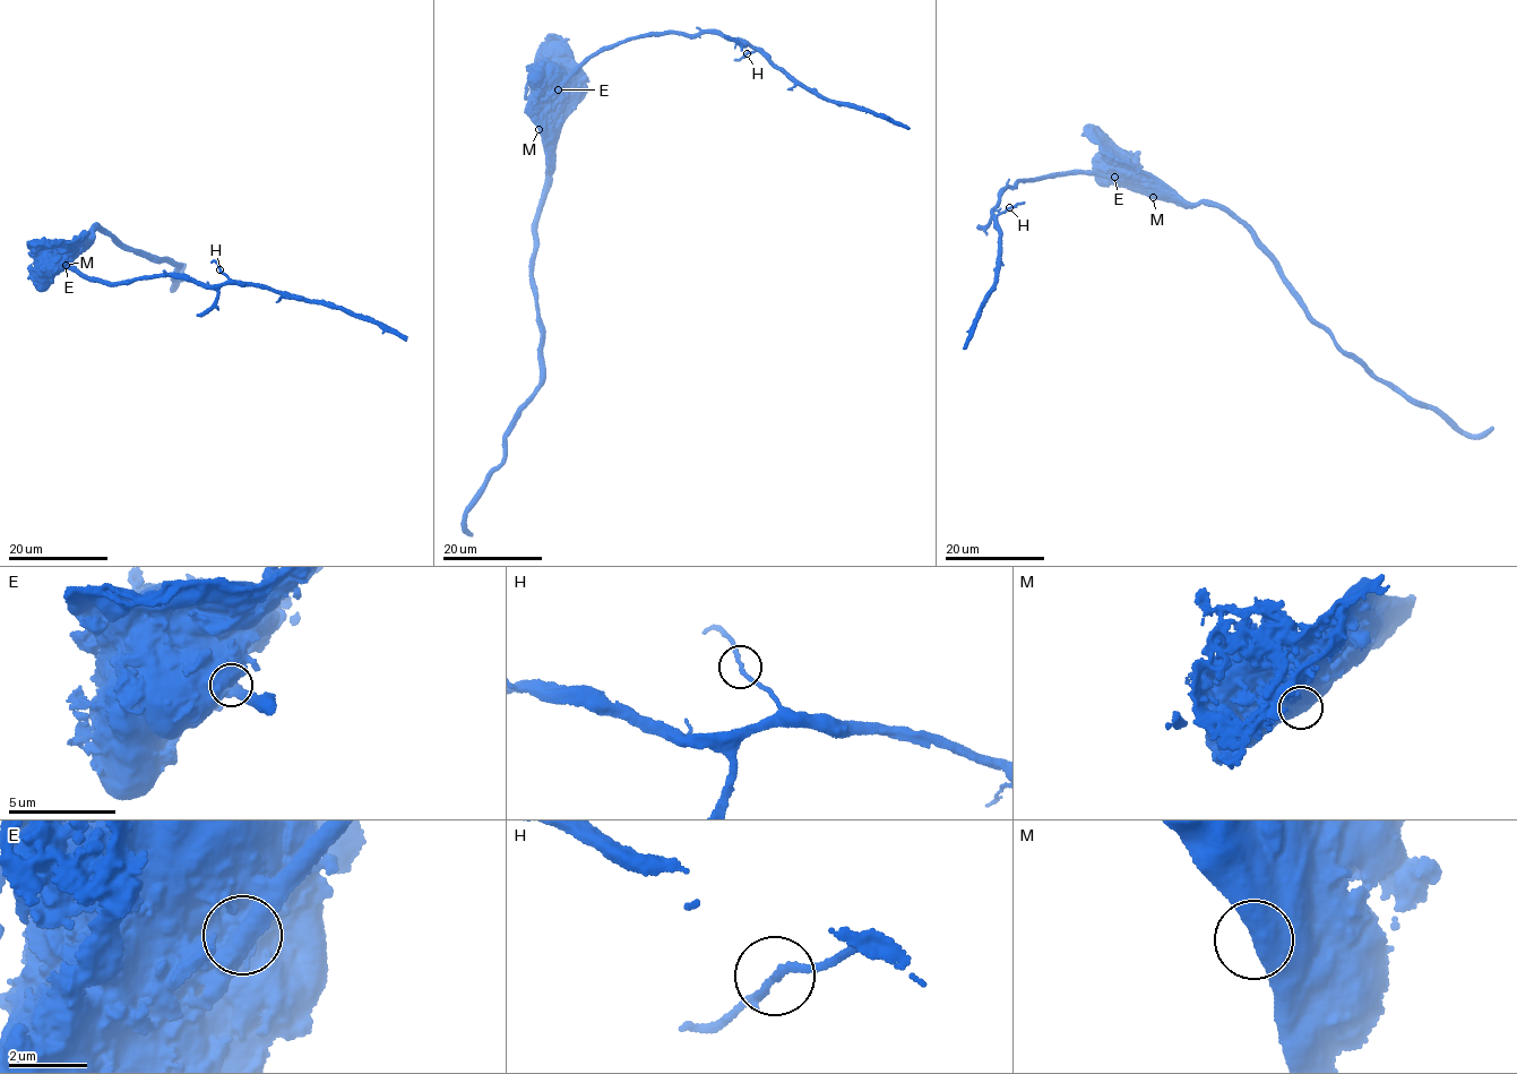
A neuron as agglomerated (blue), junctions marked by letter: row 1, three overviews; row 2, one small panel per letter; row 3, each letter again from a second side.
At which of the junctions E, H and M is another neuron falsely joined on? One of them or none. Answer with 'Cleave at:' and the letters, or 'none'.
Cleave at: E

